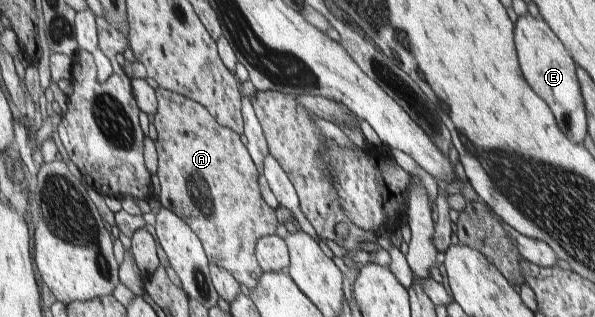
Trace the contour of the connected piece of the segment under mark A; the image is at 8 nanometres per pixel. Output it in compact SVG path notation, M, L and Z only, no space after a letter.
M161 87L156 88L156 94L158 112L154 116L154 124L158 132L156 148L161 187L159 200L162 207L175 212L195 230L210 263L229 270L243 286L255 290L264 274L257 260L257 242L263 236L277 234L280 220L276 210L263 200L259 186L261 174L249 154L248 146L243 144L240 134L235 130L221 126L203 104Z

